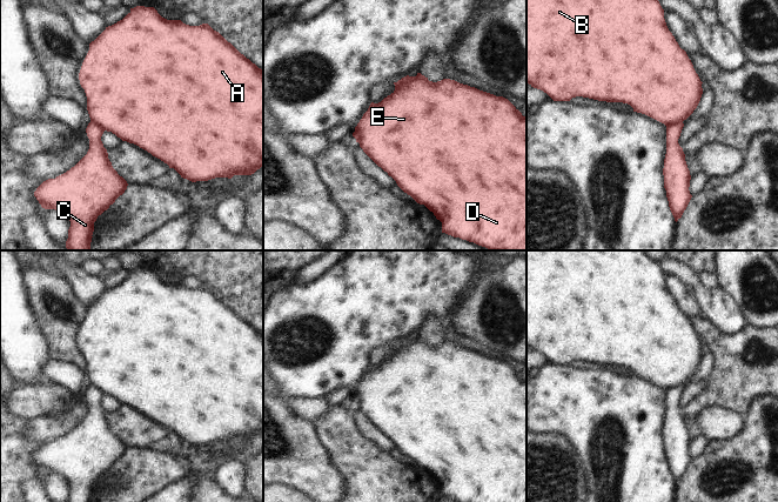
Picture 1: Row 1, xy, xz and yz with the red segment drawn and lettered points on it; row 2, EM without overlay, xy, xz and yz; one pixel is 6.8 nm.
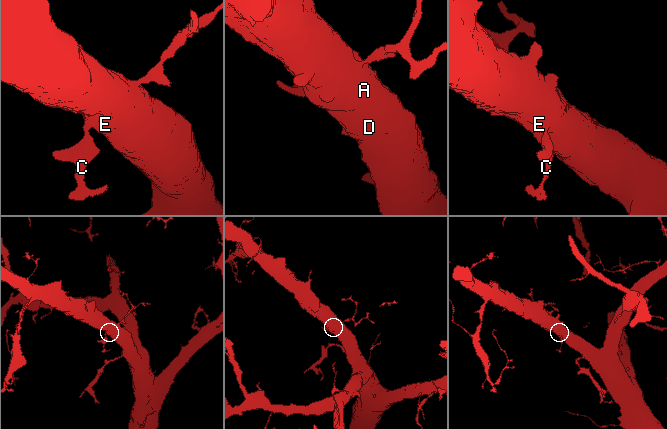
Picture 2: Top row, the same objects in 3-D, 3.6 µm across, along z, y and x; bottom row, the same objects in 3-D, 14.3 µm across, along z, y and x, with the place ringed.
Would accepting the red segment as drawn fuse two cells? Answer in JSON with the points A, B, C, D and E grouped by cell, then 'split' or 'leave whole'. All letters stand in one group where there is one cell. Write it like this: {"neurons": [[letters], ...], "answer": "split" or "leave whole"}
{"neurons": [["A", "B", "D", "E"], ["C"]], "answer": "split"}

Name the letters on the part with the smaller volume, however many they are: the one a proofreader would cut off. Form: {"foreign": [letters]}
{"foreign": ["C"]}

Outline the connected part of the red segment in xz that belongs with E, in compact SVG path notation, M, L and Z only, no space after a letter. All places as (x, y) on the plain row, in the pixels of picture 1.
M417 336L416 340L407 339L394 348L395 354L381 366L371 366L355 390L363 415L387 435L404 456L434 476L442 486L442 496L460 502L527 502L527 381L508 362L450 342L432 346Z

